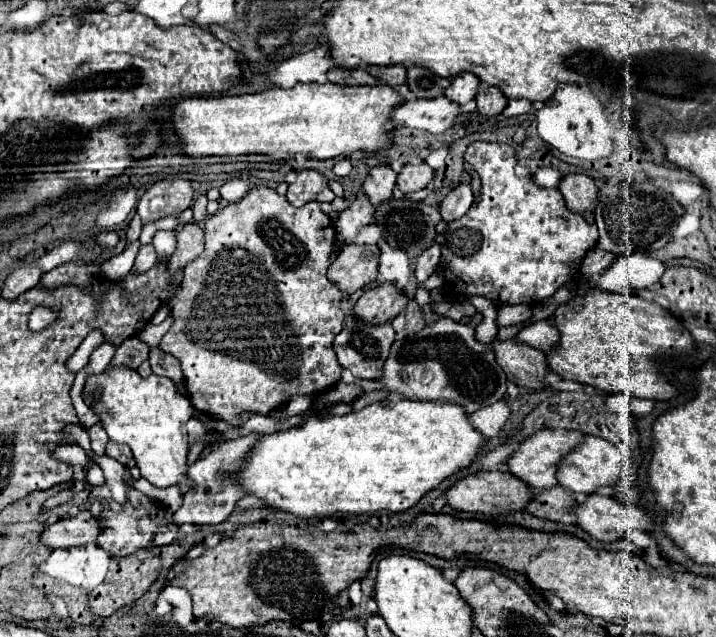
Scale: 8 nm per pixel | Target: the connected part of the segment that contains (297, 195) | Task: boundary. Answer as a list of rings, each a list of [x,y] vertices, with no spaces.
[[[303,170],[297,174],[297,180],[289,184],[287,200],[293,206],[303,206],[311,200],[315,202],[333,202],[335,194],[327,186],[327,180],[315,170]]]

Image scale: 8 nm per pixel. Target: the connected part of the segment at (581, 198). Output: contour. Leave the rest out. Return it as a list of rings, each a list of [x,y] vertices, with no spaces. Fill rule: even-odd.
[[[567,174],[559,182],[559,190],[571,212],[583,214],[593,210],[593,200],[597,200],[597,186],[589,176]]]

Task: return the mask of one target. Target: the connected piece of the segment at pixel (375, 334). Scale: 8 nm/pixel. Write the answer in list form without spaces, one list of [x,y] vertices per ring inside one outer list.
[[[351,314],[345,316],[345,326],[343,330],[337,334],[335,338],[335,352],[337,352],[337,360],[343,368],[351,370],[351,374],[355,378],[361,380],[379,380],[383,376],[383,364],[389,356],[389,348],[393,344],[395,332],[391,330],[391,324],[385,326],[363,326],[363,322],[353,320]]]

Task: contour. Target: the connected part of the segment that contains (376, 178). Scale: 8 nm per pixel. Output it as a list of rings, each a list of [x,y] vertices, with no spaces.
[[[389,166],[371,168],[363,182],[363,192],[367,194],[369,202],[383,204],[385,200],[389,200],[391,192],[395,188],[395,178],[397,178],[397,174]]]

